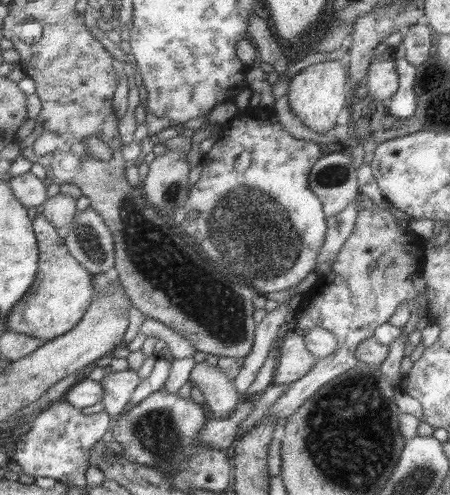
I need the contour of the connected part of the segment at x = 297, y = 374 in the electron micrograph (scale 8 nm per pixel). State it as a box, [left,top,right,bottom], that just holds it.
[273,331,317,385]

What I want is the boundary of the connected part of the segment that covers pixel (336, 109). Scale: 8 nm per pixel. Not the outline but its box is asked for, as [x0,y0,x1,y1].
[288,59,347,134]

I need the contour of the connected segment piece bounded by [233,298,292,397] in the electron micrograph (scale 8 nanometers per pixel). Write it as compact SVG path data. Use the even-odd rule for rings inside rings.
M288 298L286 302L280 304L276 309L267 312L263 320L257 323L254 345L250 349L250 354L243 358L242 367L240 367L238 375L233 380L236 390L243 397L246 397L248 387L256 380L258 371L268 358L270 348L272 348L273 342L276 340L278 328L288 320L289 316L292 316L289 306L290 300L291 298Z

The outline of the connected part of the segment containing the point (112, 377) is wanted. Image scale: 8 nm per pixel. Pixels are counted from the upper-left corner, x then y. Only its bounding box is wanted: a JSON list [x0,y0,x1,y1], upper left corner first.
[101,367,141,416]

